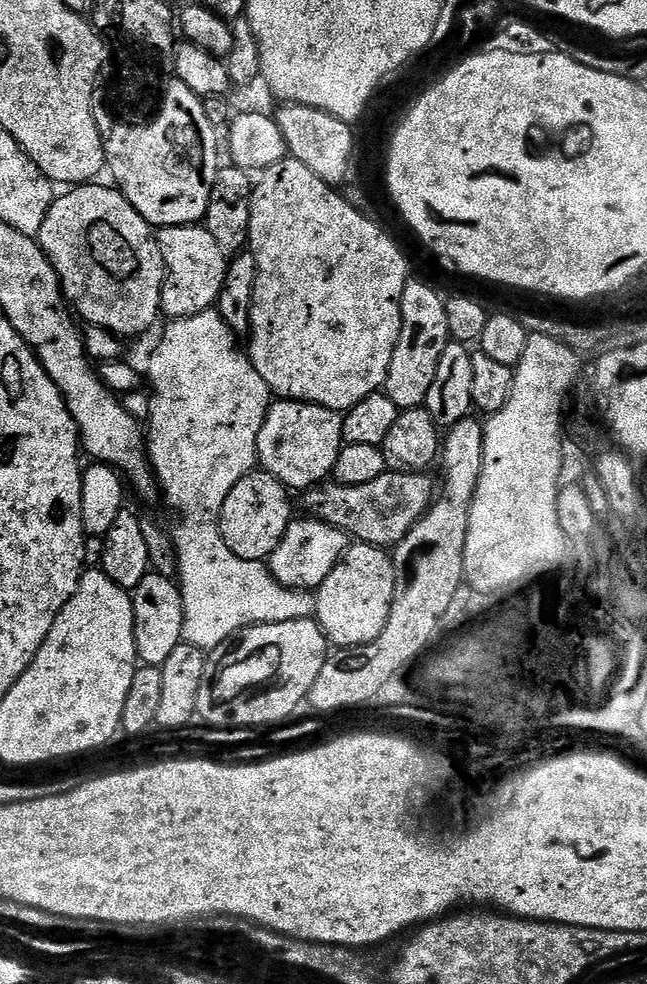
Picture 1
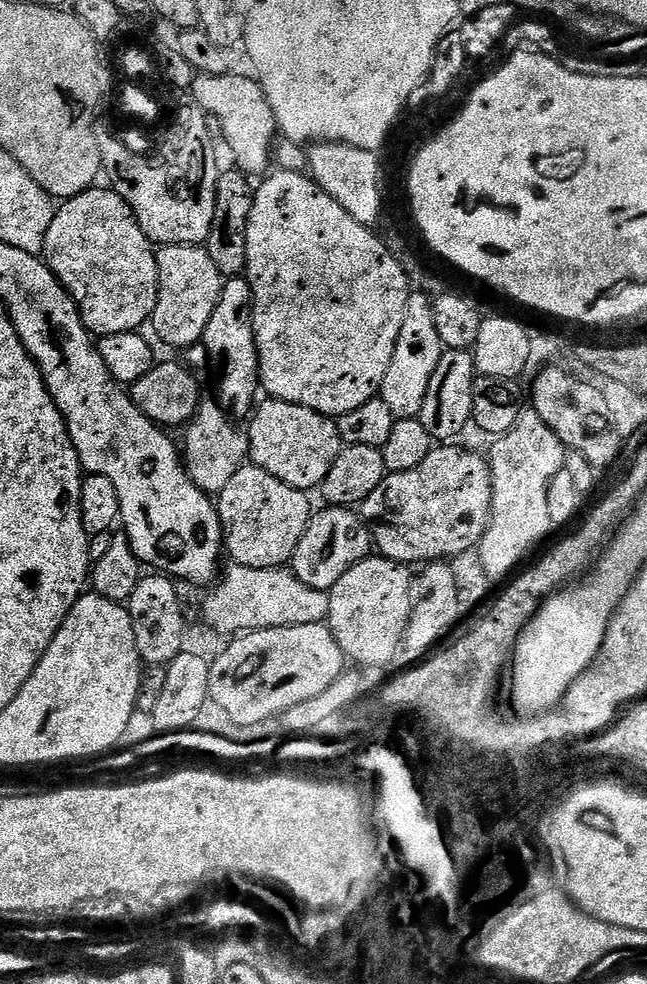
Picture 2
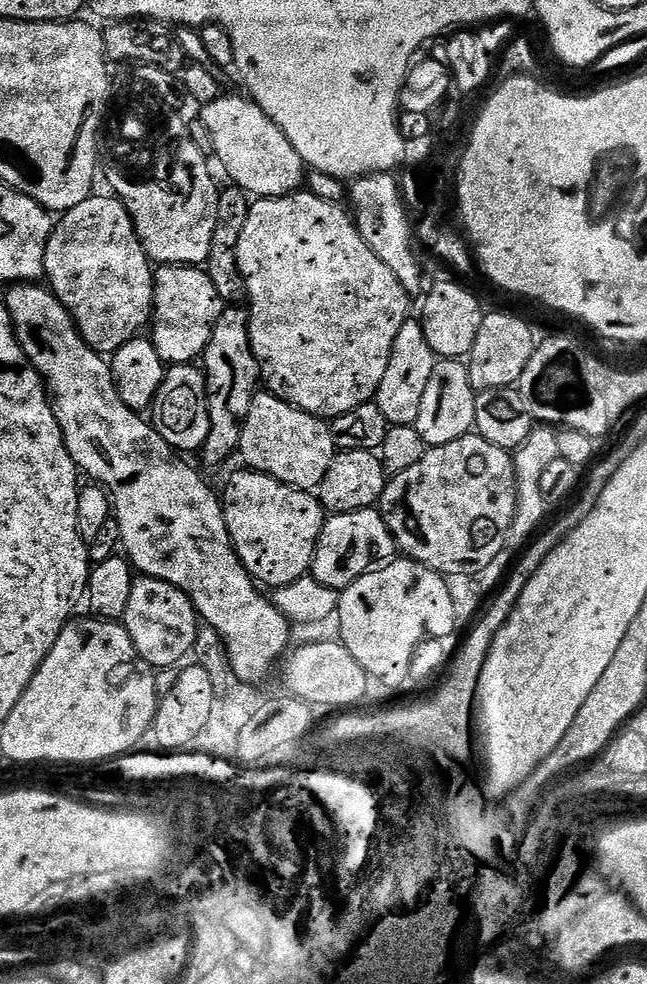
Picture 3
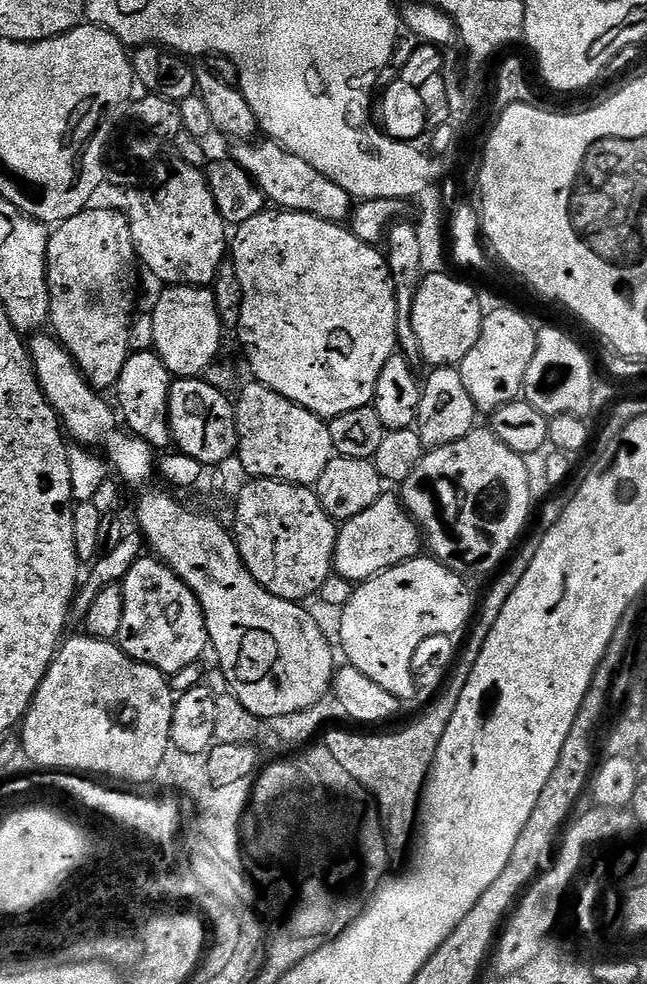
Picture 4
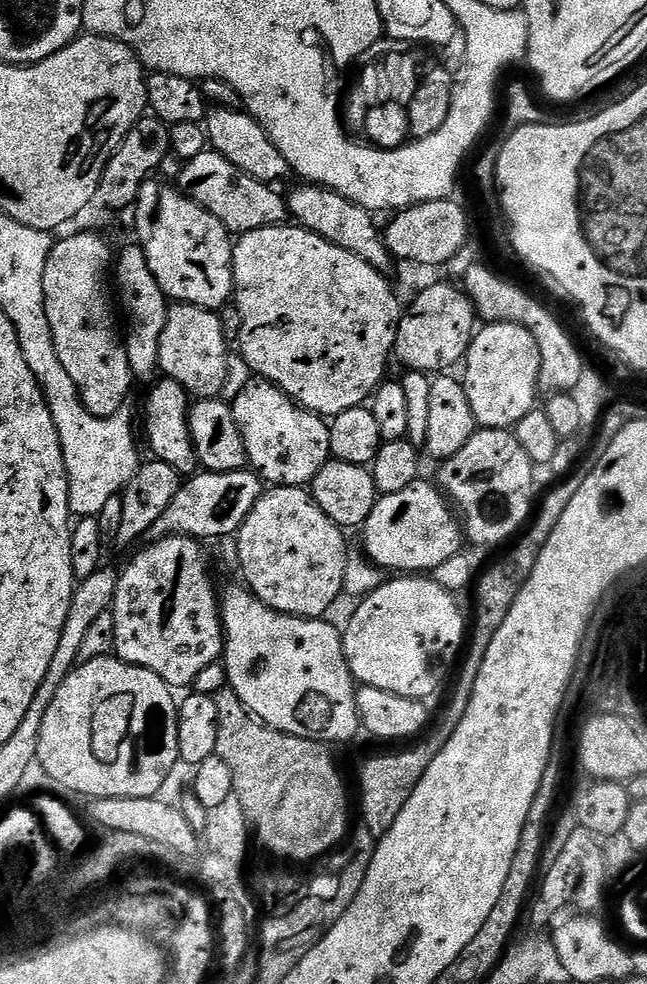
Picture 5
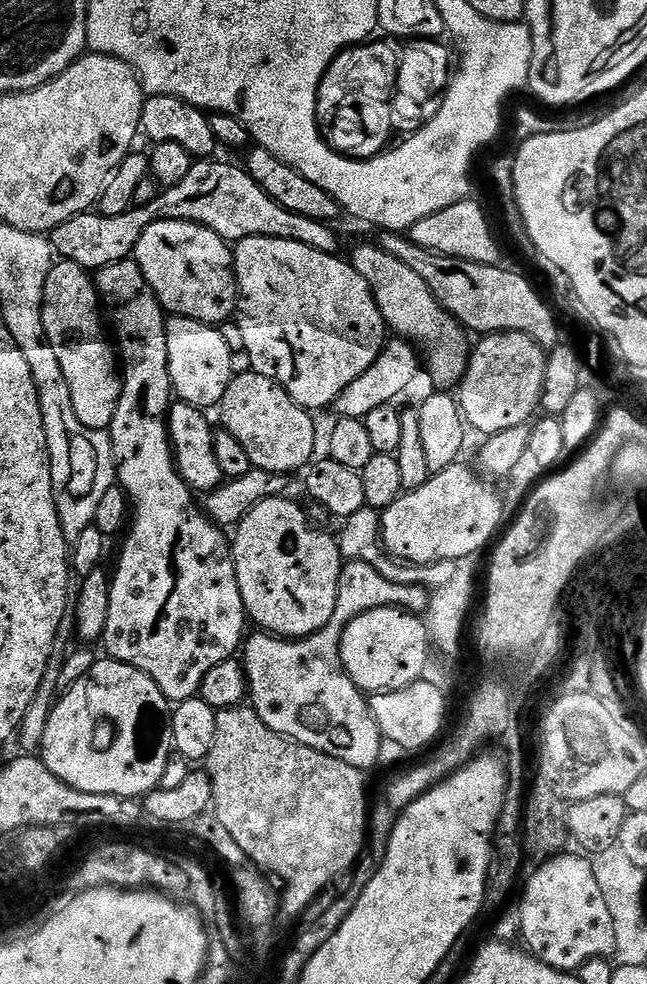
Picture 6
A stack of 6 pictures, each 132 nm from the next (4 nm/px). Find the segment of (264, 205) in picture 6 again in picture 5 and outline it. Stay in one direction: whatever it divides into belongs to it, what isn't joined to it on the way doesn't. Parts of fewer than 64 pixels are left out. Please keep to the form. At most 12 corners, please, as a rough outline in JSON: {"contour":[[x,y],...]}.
{"contour":[[206,150],[180,191],[229,233],[289,219],[287,199]]}

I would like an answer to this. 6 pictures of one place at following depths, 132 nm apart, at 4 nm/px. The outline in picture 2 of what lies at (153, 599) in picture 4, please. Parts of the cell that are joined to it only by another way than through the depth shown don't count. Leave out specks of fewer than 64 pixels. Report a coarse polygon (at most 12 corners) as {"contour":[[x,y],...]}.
{"contour":[[141,575],[126,607],[145,665],[185,651],[174,583]]}

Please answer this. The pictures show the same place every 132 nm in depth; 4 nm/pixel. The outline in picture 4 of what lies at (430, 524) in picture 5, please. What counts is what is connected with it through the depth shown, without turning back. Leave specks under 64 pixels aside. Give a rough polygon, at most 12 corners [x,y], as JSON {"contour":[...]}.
{"contour":[[399,495],[339,525],[335,575],[363,582],[421,555]]}

